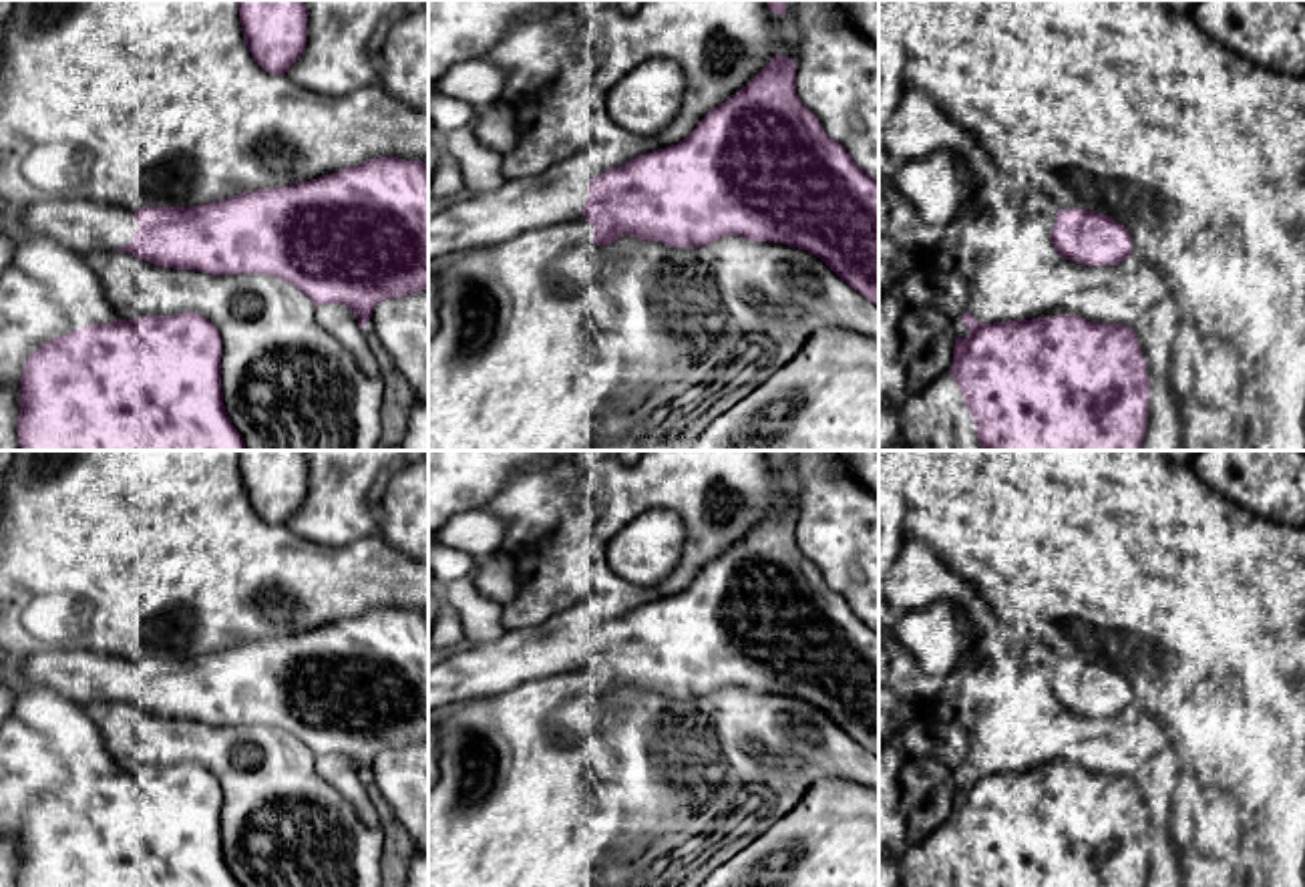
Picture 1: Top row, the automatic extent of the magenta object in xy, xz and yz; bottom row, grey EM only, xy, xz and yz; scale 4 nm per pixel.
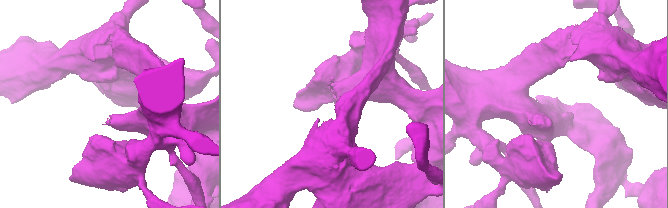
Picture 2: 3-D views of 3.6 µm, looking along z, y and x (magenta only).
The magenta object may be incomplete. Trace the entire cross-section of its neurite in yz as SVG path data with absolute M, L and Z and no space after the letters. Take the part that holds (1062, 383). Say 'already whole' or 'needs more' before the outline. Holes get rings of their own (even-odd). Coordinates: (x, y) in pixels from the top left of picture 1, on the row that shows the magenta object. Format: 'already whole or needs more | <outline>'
already whole | M963 314L961 322L969 328L967 338L955 336L951 376L957 382L963 402L977 424L977 438L983 451L1140 451L1148 424L1150 382L1146 360L1140 352L1136 332L1122 324L1096 324L1080 316L1058 314L1052 318L1007 320L983 324L971 314Z

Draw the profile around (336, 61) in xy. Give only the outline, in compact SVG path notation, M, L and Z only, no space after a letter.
M304 0L308 42L288 68L296 84L324 97L346 97L378 82L368 42L376 28L428 0Z

